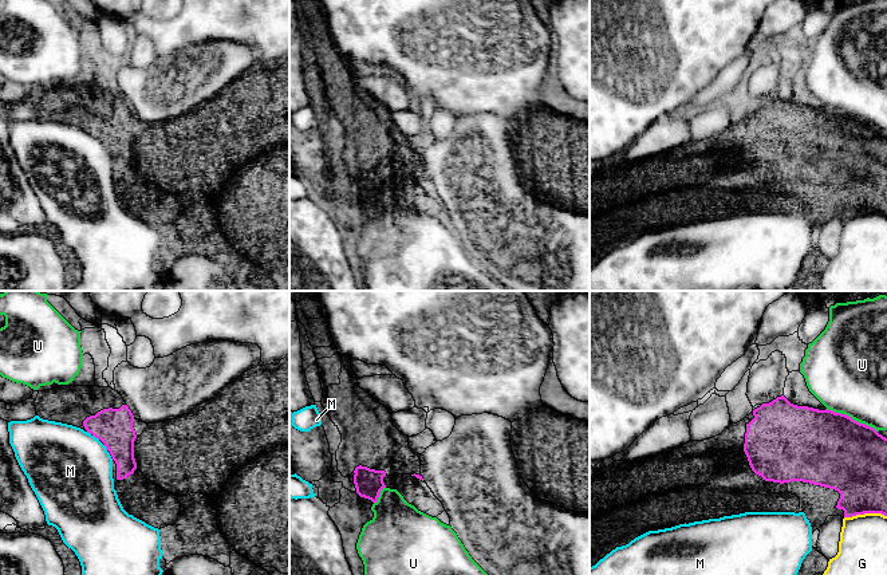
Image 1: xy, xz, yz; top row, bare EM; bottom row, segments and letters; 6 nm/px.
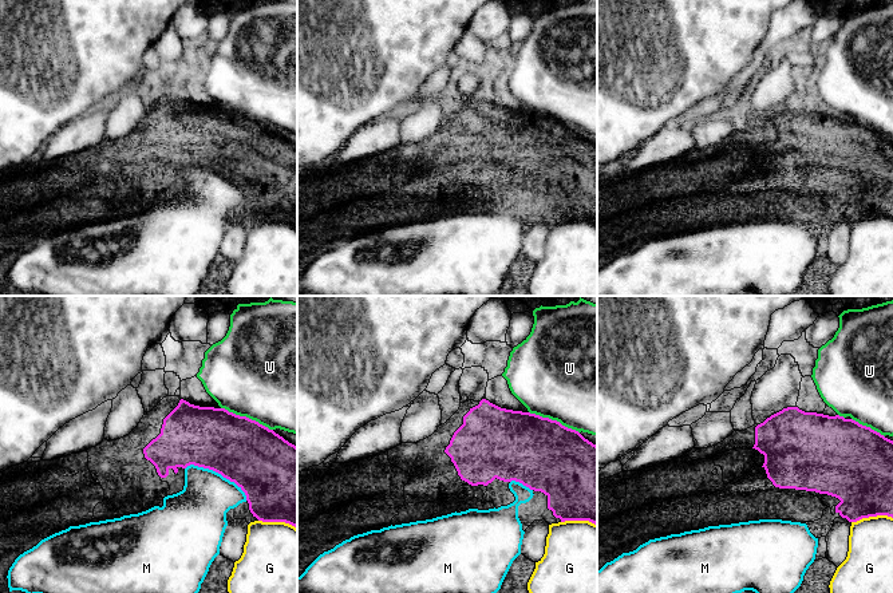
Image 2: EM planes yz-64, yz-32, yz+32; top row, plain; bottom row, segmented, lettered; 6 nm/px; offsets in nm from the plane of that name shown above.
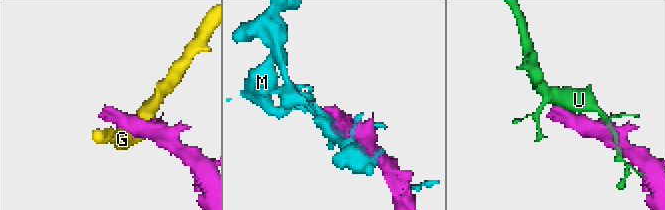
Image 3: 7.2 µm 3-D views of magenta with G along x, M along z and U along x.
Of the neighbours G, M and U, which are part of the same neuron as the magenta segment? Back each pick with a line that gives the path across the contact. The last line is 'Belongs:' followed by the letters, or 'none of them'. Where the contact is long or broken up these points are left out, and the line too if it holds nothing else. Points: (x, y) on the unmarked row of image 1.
Belongs: none of them

